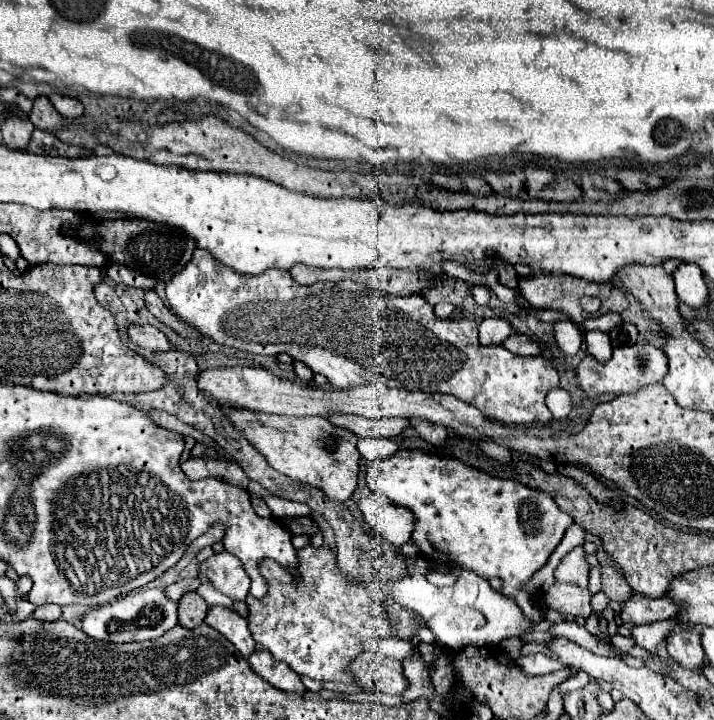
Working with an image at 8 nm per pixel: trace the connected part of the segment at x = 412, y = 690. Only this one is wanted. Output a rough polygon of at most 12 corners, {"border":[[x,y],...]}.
{"border":[[421,653],[403,661],[409,689],[405,701],[431,697],[429,671]]}

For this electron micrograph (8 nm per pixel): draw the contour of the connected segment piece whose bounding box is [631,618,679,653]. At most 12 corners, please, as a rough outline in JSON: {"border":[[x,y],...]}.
{"border":[[675,618],[638,625],[631,636],[654,653],[678,625]]}

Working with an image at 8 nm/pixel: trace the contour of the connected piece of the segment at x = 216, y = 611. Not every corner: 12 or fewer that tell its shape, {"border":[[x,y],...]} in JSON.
{"border":[[215,605],[205,623],[225,635],[245,659],[255,641],[237,611]]}

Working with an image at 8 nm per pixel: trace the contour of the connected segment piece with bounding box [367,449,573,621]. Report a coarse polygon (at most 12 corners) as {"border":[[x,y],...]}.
{"border":[[401,449],[371,491],[415,515],[425,559],[521,587],[573,517],[545,491]]}

